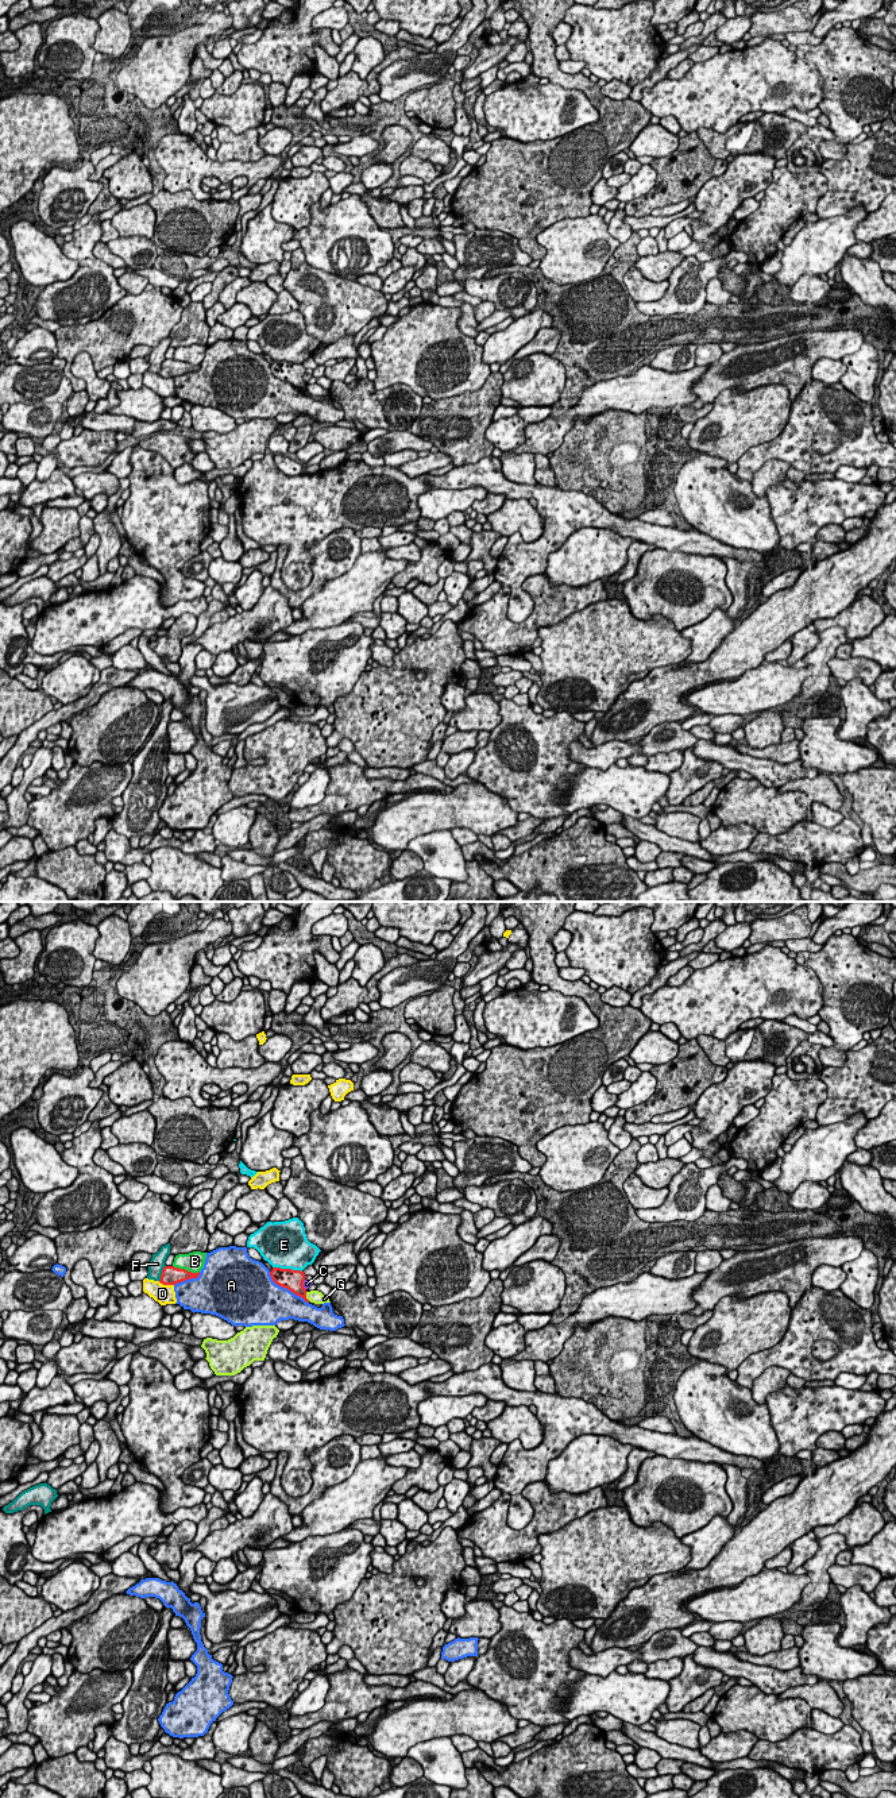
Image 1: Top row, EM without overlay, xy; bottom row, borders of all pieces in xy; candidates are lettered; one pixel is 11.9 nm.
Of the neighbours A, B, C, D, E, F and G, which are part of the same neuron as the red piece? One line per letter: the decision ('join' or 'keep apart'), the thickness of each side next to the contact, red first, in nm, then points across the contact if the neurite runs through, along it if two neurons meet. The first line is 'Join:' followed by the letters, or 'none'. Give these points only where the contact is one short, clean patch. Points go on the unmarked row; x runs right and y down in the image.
Join: none
A: keep apart | 240/460 nm
B: keep apart | 220/240 nm
C: keep apart | 240/90 nm | along xy (304, 373), (302, 378), (305, 382)
D: keep apart | 220/220 nm
E: keep apart | 240/480 nm
F: keep apart | 220/190 nm
G: keep apart | 240/160 nm | along xy (305, 385), (309, 393)

